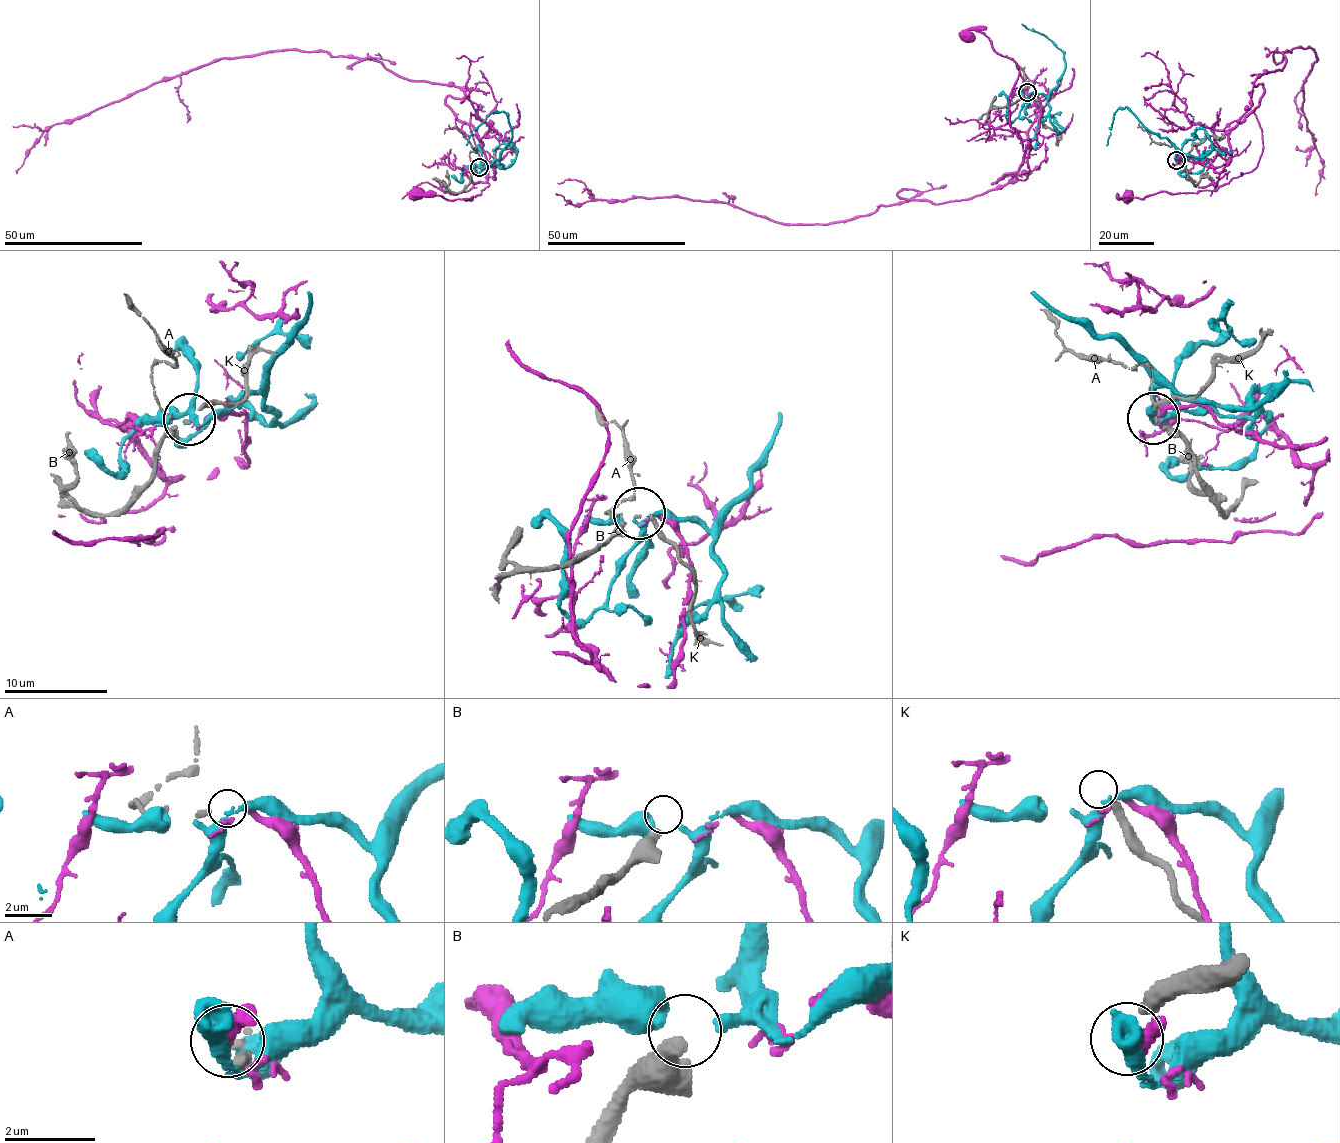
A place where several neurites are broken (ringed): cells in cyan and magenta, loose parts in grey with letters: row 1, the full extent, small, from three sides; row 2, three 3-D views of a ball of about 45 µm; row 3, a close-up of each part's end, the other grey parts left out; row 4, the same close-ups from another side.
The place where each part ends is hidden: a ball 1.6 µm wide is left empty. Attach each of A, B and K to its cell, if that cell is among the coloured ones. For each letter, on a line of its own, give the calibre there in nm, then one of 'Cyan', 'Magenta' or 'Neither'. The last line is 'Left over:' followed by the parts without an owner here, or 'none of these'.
A: Thickness 260 nm. Magenta
B: Thickness 500 nm. Neither
K: Thickness 360 nm. Neither
Left over: B, K

